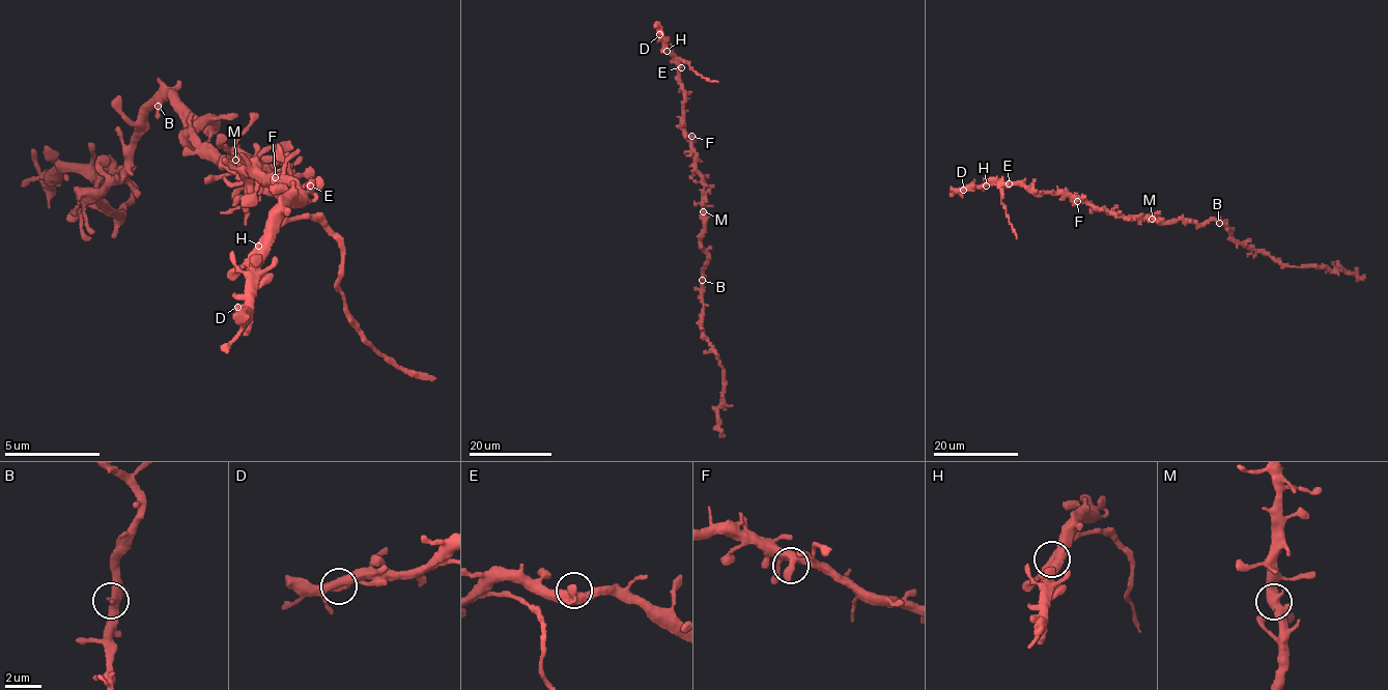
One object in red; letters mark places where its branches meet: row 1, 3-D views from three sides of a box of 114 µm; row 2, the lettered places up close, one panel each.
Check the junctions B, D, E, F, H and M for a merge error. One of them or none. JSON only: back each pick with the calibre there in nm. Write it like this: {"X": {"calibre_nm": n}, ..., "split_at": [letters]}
{"H": {"calibre_nm": 440}, "split_at": ["H"]}

